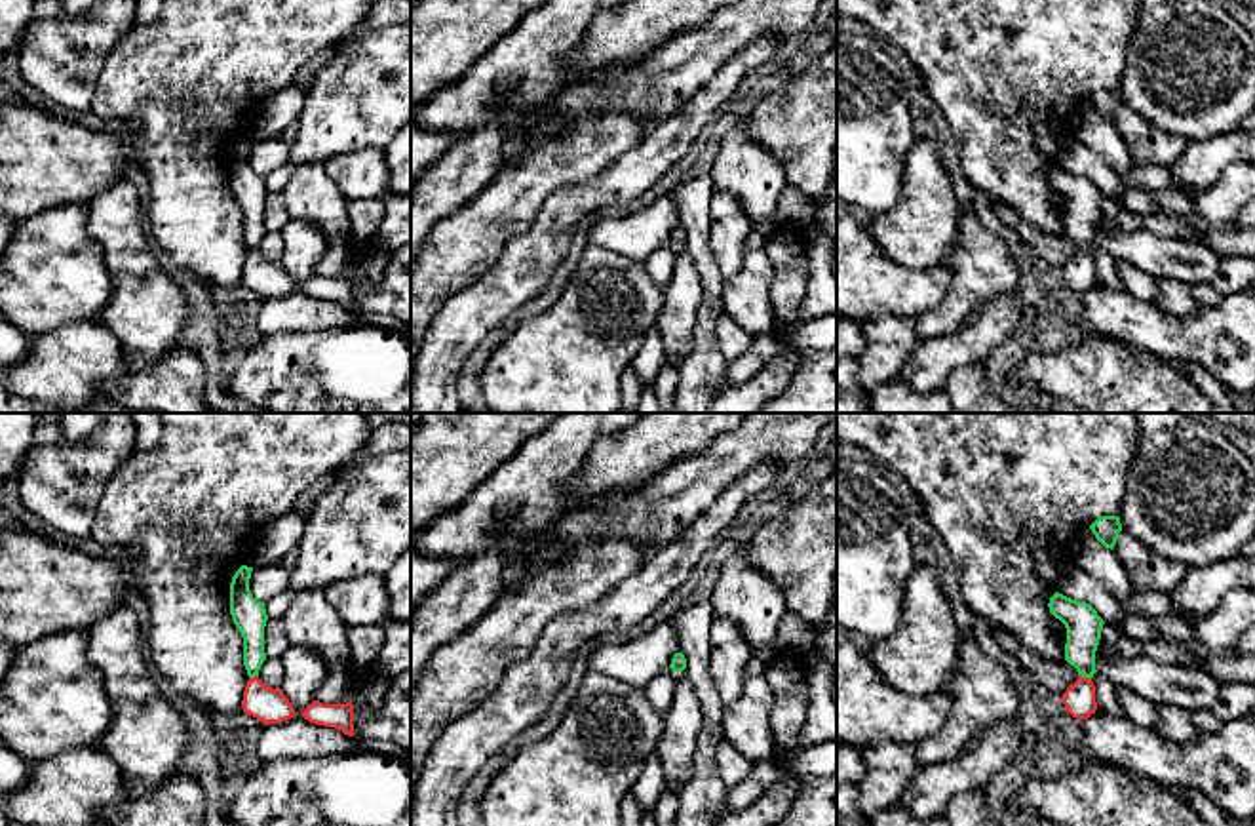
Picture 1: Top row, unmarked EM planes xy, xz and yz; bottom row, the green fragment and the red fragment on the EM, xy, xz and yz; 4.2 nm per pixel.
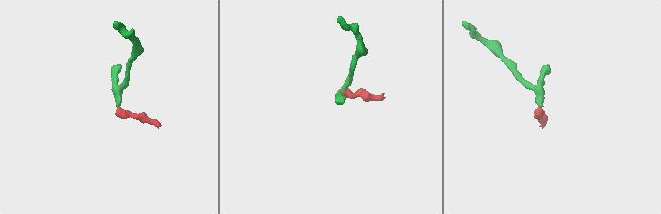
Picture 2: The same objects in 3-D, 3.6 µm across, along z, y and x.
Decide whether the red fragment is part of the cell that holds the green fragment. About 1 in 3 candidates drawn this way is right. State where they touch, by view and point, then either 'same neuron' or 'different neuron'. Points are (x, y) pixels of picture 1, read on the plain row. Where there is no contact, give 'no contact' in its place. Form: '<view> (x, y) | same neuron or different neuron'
yz (1084, 250) | same neuron

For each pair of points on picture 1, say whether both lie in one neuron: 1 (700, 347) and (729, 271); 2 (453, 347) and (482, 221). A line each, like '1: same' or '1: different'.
1: different
2: different

